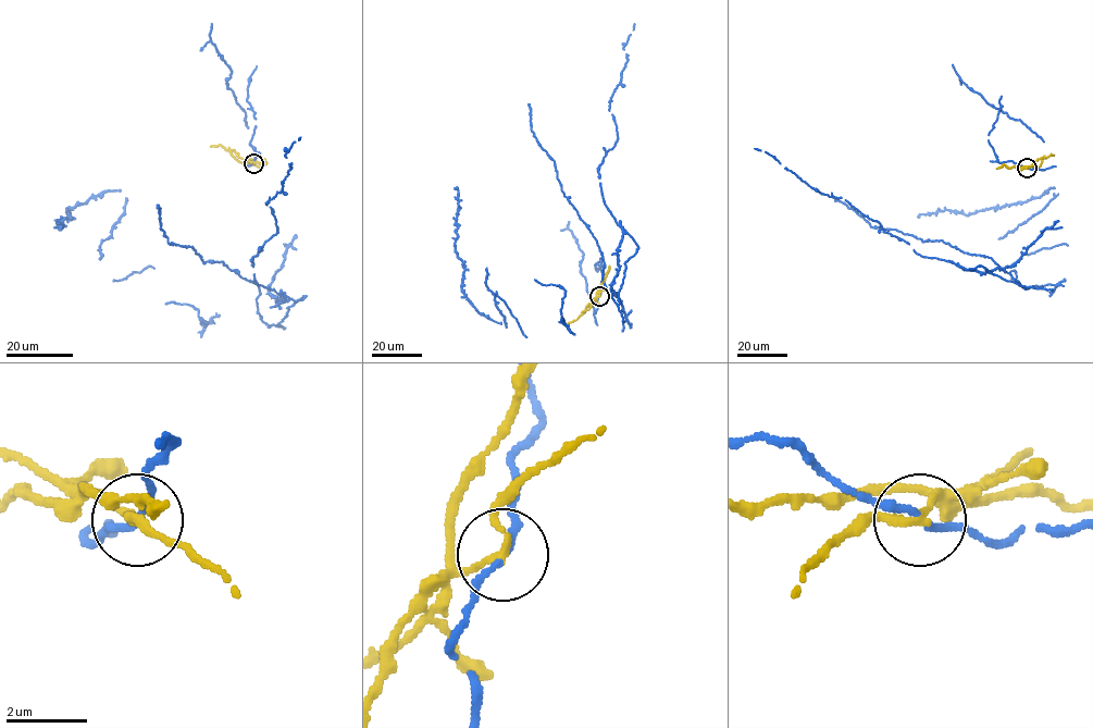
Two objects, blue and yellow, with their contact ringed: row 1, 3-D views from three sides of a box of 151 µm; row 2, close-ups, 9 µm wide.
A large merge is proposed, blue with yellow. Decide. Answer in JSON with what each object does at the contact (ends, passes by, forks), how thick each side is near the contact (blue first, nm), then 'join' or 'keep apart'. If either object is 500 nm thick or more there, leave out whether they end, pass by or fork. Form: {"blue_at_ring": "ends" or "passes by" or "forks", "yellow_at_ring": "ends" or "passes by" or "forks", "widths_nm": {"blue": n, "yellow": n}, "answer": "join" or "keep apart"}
{"blue_at_ring": "passes by", "yellow_at_ring": "passes by", "widths_nm": {"blue": 150, "yellow": 160}, "answer": "keep apart"}

